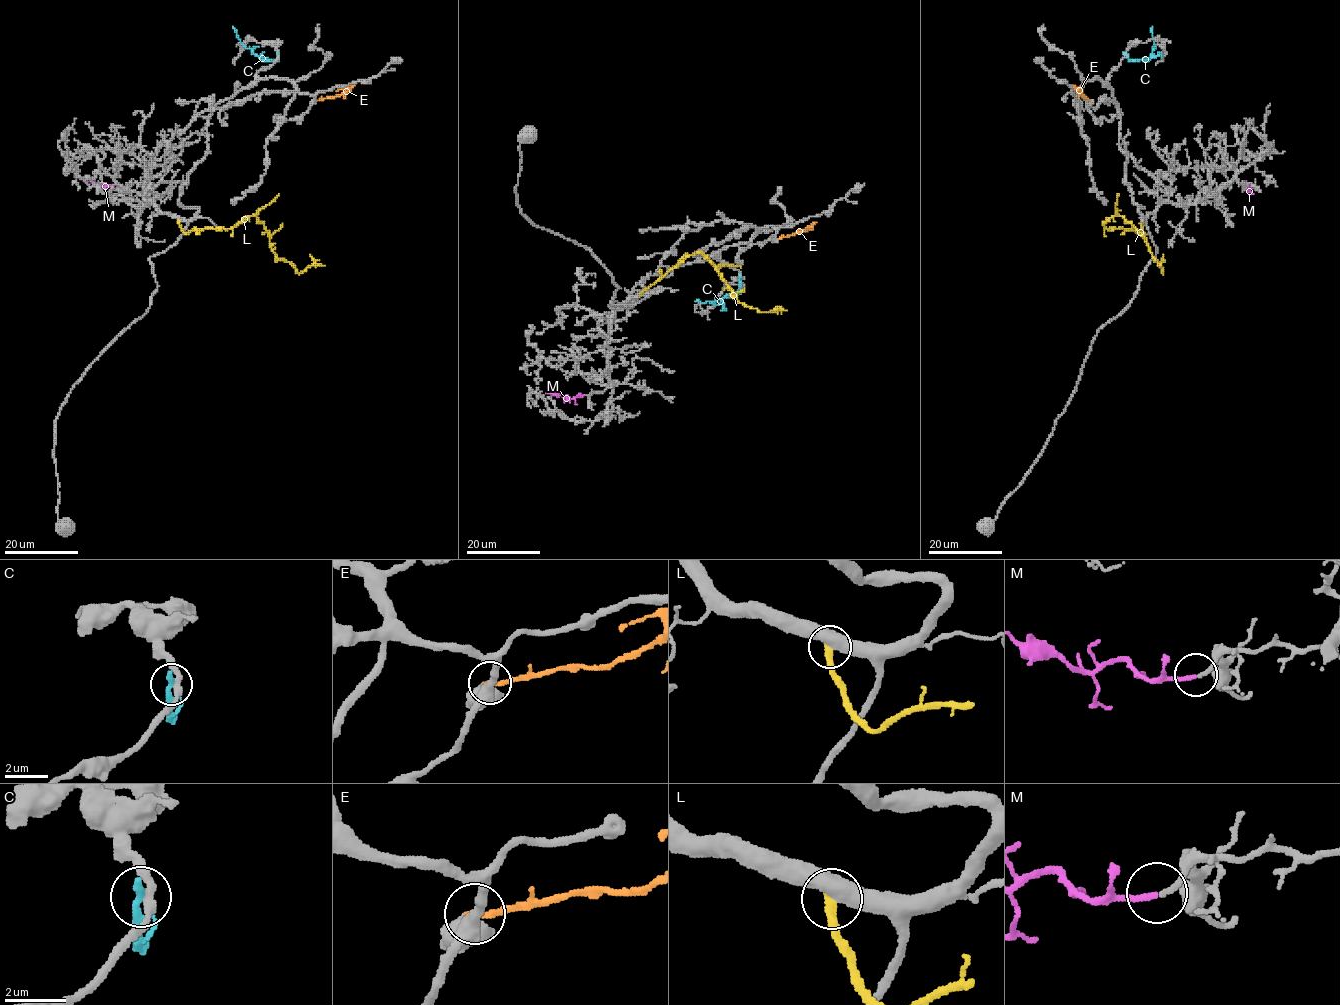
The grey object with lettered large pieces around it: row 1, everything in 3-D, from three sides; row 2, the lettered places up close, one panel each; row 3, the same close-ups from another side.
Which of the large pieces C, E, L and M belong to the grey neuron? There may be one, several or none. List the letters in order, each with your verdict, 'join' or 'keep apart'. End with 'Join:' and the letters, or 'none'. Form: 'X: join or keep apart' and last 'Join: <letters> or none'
C: keep apart
E: keep apart
L: keep apart
M: join
Join: M

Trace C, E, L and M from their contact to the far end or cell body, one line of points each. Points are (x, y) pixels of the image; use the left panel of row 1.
C: (277, 54), (277, 60), (262, 60), (254, 55), (232, 26)
E: (313, 100), (339, 96), (354, 85)
L: (179, 219), (186, 234), (225, 228), (254, 215), (270, 237), (275, 256), (298, 273), (311, 265), (324, 266)
M: (123, 188), (100, 187), (83, 181)

